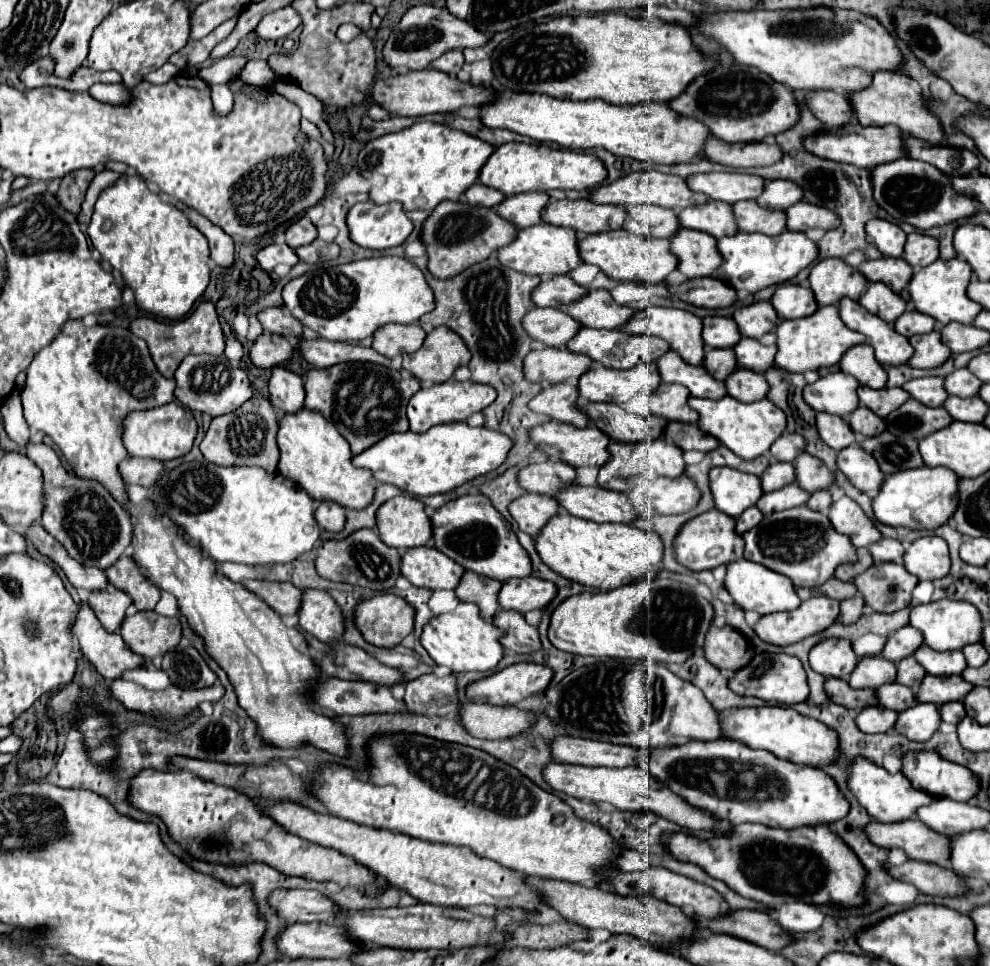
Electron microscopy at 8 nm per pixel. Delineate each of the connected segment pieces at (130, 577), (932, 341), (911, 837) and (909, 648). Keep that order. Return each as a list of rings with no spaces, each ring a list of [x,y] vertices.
[[[123,556],[111,568],[107,568],[105,574],[109,584],[131,596],[137,610],[153,610],[161,598],[161,592],[139,572],[139,566],[129,556]]]
[[[933,330],[929,334],[911,336],[909,342],[915,348],[913,358],[909,360],[909,366],[913,366],[913,368],[937,368],[951,356],[951,350],[947,346],[943,346],[937,330]]]
[[[917,818],[895,824],[871,822],[867,834],[877,846],[903,848],[911,860],[947,866],[947,836],[931,832]]]
[[[903,626],[901,630],[897,630],[889,636],[889,642],[885,644],[881,656],[897,664],[899,660],[911,656],[921,644],[923,644],[923,636],[919,636],[919,632],[915,632],[915,628]]]

